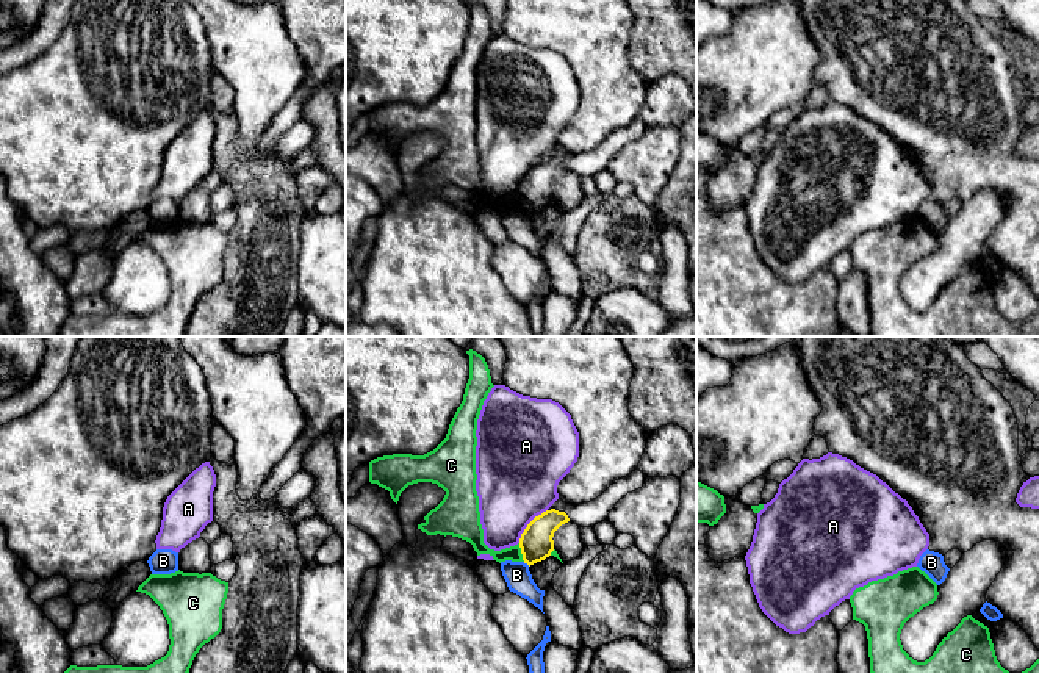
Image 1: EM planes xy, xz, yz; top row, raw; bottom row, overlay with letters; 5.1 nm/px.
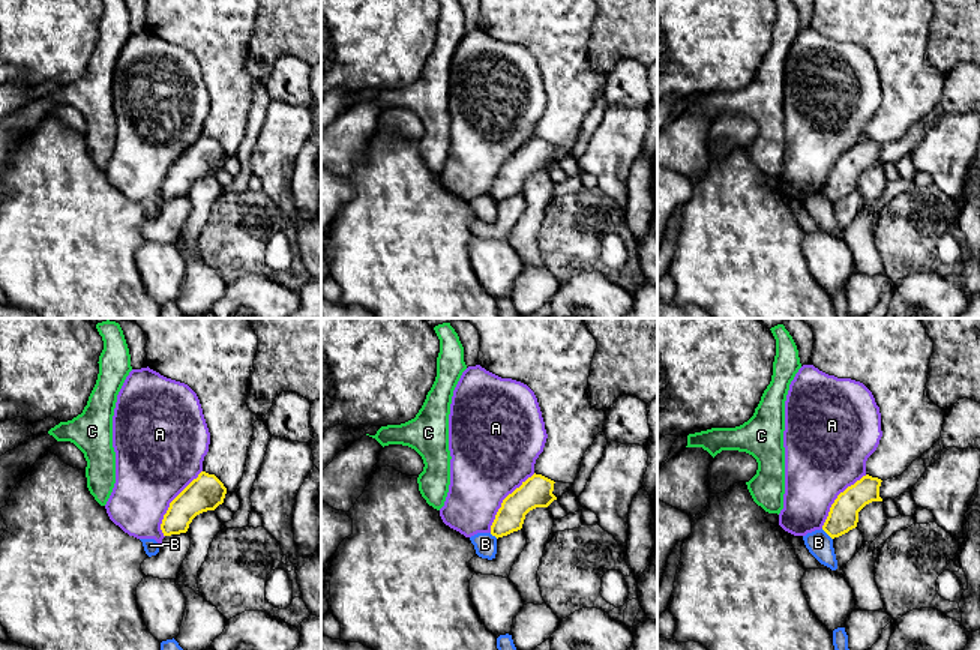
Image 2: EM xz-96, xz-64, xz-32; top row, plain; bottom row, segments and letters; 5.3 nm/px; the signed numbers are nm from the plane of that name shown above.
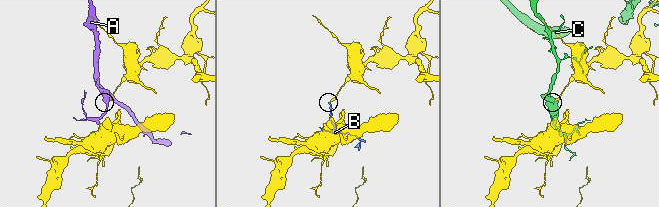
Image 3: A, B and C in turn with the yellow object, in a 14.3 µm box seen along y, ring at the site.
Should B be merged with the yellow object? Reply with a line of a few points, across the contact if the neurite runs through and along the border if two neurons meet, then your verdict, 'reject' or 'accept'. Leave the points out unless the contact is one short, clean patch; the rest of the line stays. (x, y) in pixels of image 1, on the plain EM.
line xz (523, 212), (529, 215); reject

